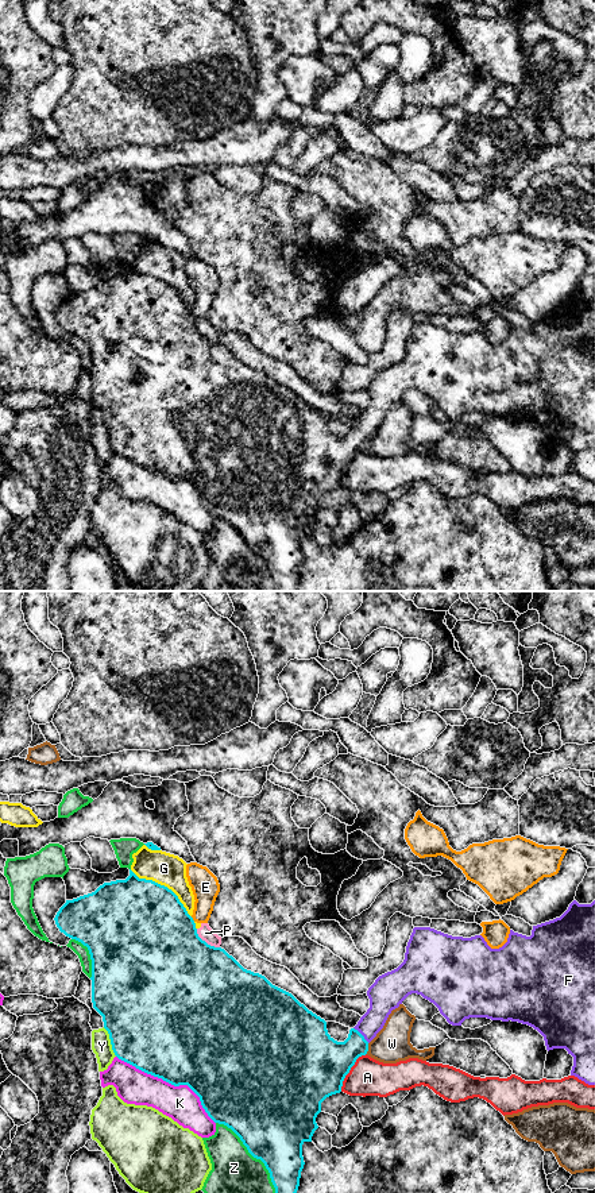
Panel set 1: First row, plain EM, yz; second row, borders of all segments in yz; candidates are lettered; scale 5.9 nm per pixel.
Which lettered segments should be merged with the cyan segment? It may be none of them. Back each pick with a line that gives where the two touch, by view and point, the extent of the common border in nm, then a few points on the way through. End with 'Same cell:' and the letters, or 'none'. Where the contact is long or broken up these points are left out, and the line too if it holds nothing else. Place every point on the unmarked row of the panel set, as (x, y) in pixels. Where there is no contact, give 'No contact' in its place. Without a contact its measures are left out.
F: Touches cyan at yz (362, 431). Shared border 130 nm. Path across: yz (329, 456), (340, 452), (362, 431), (375, 413), (382, 394)
Same cell: F

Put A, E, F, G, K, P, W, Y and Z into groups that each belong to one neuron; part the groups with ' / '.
A / E / F / G P / K / W / Y / Z

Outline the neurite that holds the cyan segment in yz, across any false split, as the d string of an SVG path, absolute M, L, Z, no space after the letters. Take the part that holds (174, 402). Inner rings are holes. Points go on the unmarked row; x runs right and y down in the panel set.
M131 265L125 275L104 278L92 289L66 296L54 316L61 328L81 337L89 345L92 355L92 398L93 404L103 412L104 424L109 429L115 451L136 464L162 474L174 482L188 480L200 493L201 501L208 511L215 518L231 524L240 533L248 548L264 559L275 583L275 591L295 591L300 582L301 567L305 560L302 540L312 537L312 532L318 524L316 513L321 507L321 498L327 493L341 487L343 476L356 455L367 449L368 439L383 424L391 406L398 404L412 389L421 390L433 398L452 421L461 421L461 418L470 413L487 413L502 417L511 416L528 420L544 432L548 447L565 444L568 449L573 452L571 471L577 472L588 480L595 480L595 296L591 300L579 300L573 296L560 313L533 321L530 332L510 325L507 337L499 344L491 344L482 331L463 333L452 332L430 323L414 323L406 341L403 358L397 364L379 371L368 383L370 404L360 413L358 420L349 425L348 433L344 437L335 436L328 429L327 417L309 406L291 389L273 381L264 371L244 364L224 344L210 341L202 336L197 329L193 313L188 309L178 292L165 281L152 275L139 274Z

